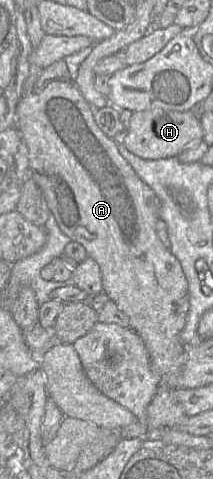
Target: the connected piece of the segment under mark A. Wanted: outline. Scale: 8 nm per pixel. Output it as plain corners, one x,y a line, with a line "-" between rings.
64,59
54,62
42,73
32,90
22,95
16,108
16,129
26,145
29,158
29,176
36,182
45,198
47,206
54,215
61,231
73,241
79,242
87,251
89,257
94,259
101,270
103,291
109,296
117,307
129,318
130,329
136,332
143,340
149,354
150,366
153,373
159,378
160,386
148,407
148,423
151,429
156,428
177,428
184,418
189,418
183,409
173,398
173,391
167,387
167,378
178,373
185,360
188,346
180,338
185,327
189,311
188,283
179,260
171,253
170,249
164,246
156,232
156,222
160,219
160,200
155,192
137,175
128,161
119,153
116,142
106,136
97,126
94,119
94,109
84,99
75,81
71,78

